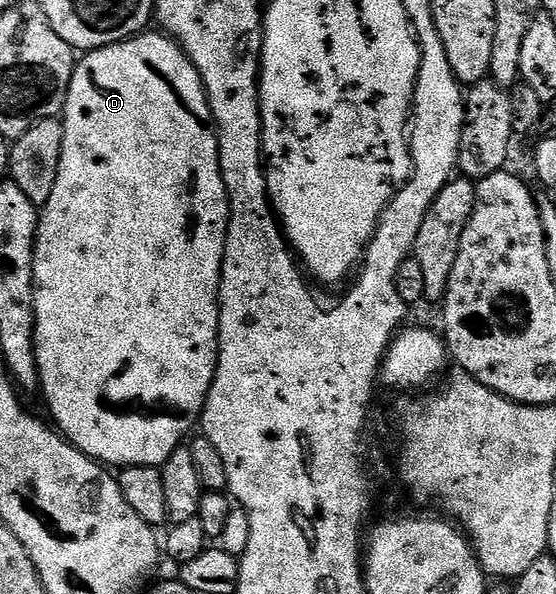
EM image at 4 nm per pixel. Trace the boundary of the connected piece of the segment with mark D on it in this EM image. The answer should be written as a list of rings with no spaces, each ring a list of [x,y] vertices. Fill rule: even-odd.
[[[142,33],[125,39],[122,43],[112,43],[106,47],[98,47],[95,51],[82,54],[76,60],[71,77],[71,85],[67,93],[63,122],[65,136],[63,137],[63,153],[59,161],[59,177],[55,177],[55,189],[51,189],[51,197],[47,197],[44,207],[40,208],[37,220],[37,236],[35,237],[35,265],[33,266],[33,292],[35,293],[35,337],[33,352],[37,362],[37,377],[39,392],[49,406],[48,418],[55,424],[56,430],[64,435],[73,446],[80,449],[87,457],[96,459],[102,465],[113,469],[123,467],[160,467],[175,453],[175,449],[186,442],[185,434],[192,427],[198,426],[201,412],[205,410],[205,399],[217,375],[217,342],[219,341],[219,317],[221,316],[221,266],[225,256],[225,234],[229,228],[229,194],[223,181],[221,162],[219,161],[219,141],[216,127],[213,126],[213,114],[209,108],[209,99],[205,96],[205,86],[201,74],[195,65],[185,55],[185,51],[177,44],[177,40],[169,38],[164,33],[149,35]]]

